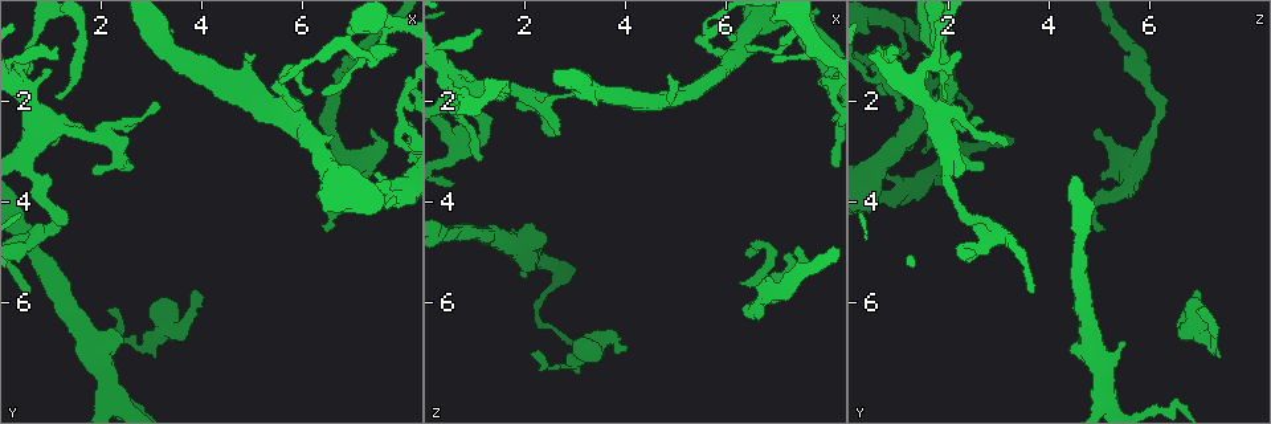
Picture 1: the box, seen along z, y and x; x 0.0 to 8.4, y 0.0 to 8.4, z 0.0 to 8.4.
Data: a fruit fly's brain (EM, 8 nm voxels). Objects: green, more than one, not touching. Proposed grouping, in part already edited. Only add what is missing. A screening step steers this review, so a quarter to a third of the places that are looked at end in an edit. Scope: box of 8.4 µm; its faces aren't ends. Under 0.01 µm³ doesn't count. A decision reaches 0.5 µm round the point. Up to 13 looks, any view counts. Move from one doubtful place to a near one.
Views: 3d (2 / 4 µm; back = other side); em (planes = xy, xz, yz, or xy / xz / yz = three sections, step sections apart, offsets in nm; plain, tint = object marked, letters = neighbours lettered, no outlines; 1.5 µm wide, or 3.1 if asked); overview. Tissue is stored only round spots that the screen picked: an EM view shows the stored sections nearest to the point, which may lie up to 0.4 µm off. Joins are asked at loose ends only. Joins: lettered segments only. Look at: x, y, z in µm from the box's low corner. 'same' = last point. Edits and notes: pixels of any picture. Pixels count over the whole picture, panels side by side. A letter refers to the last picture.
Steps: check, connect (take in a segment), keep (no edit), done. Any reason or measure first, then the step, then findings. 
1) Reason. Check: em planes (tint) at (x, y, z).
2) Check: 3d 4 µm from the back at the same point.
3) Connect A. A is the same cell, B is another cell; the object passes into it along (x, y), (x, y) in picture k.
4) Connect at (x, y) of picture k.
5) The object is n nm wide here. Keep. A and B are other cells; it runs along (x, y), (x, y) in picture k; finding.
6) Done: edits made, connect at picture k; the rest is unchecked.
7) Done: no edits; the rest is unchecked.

Free end. Check: em yz step 4 (tint) at (1.10, 0.95, 0.60).

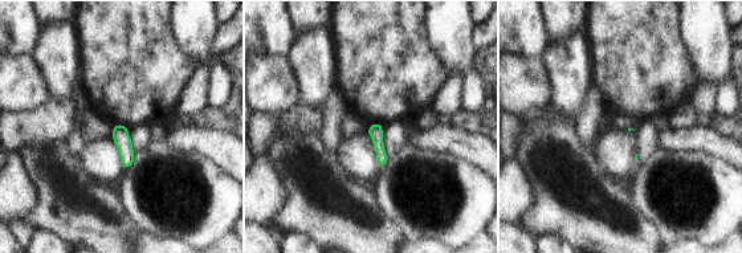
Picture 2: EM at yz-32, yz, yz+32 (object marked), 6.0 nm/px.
Check: em planes (letters) at the same point.

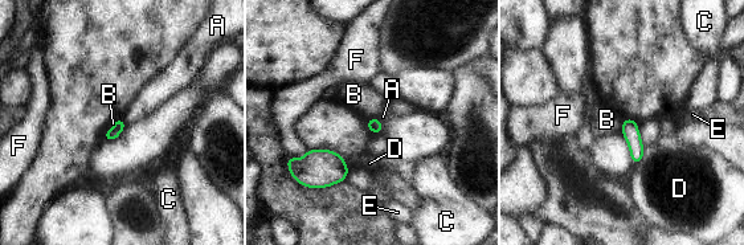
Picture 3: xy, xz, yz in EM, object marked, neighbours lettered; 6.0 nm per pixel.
Keep. A, B, C, D, E and F are other cells; a border runs along (622, 119), (620, 130) in picture 3; no lettered segment goes on from it.

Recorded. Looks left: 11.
An open end. Check: 3d 2 µm at (2.75, 2.45, 2.65).

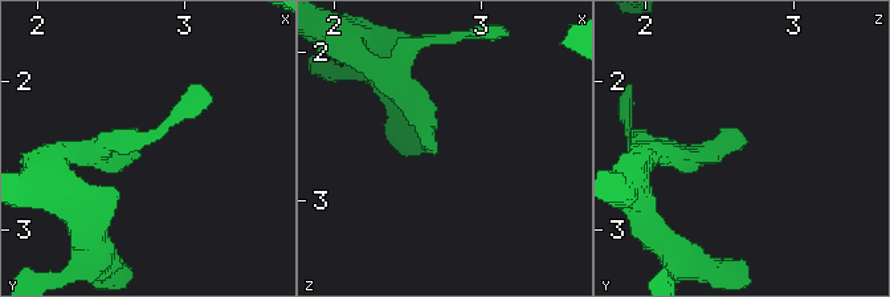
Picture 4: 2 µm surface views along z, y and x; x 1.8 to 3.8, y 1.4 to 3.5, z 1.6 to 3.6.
Check: em planes (letters) at (2.70, 2.44, 2.66).

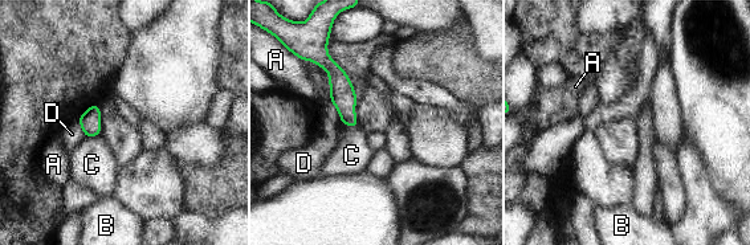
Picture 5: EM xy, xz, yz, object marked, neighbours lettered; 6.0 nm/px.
The object is 120 nm wide here. Keep. A, B, C and D are other cells; it runs along (316, 58), (337, 74), (354, 123) in picture 5; no lettered segment goes on from it.

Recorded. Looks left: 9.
Free end. Check: 3d 2 µm at (6.30, 3.85, 5.60).

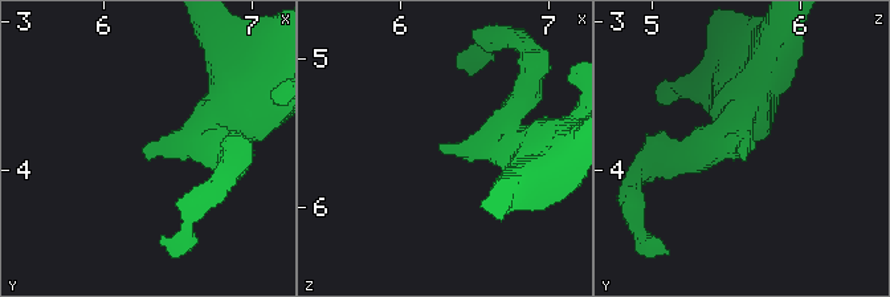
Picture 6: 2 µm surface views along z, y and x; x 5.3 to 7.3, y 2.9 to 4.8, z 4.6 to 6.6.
Check: em xz step 4 (tint) at (6.24, 3.86, 5.58).

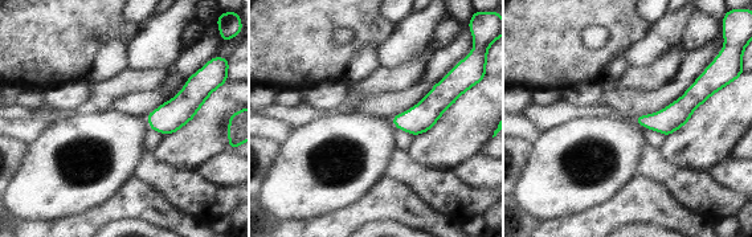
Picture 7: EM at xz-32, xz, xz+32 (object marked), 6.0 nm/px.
Another direction. Check: em planes (letters) at the same point.

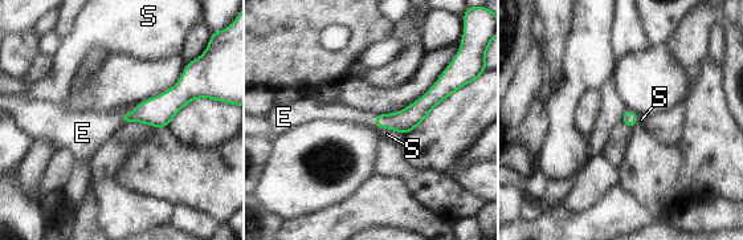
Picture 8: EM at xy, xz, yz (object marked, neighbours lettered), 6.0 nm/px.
Connect E. E is the same cell, S is another cell; the object passes into it along (404, 121), (375, 122), (337, 112) in picture 8; it goes on there.

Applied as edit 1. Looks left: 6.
Redraw. Check: overview.

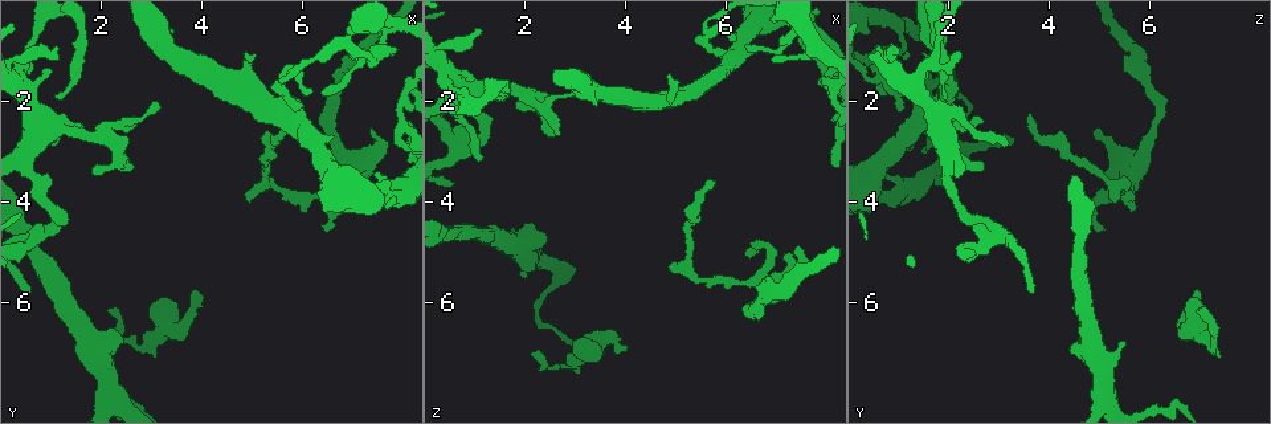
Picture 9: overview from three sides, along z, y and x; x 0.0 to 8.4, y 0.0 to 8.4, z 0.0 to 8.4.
An open end. Check: 3d 2 µm at (1.15, 2.90, 3.15).

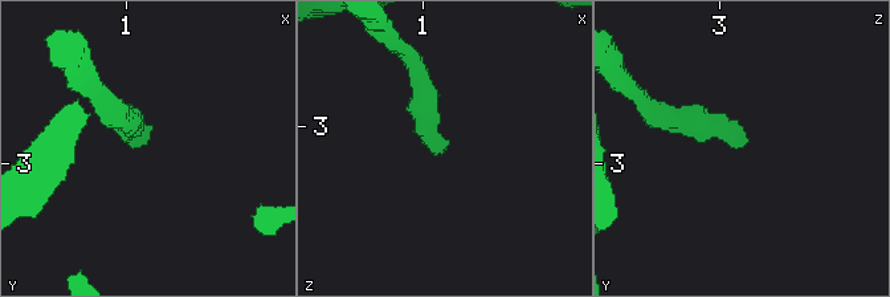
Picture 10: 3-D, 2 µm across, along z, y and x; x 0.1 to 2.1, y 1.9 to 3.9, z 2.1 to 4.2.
Check: em planes (letters) at (1.12, 2.86, 3.20).

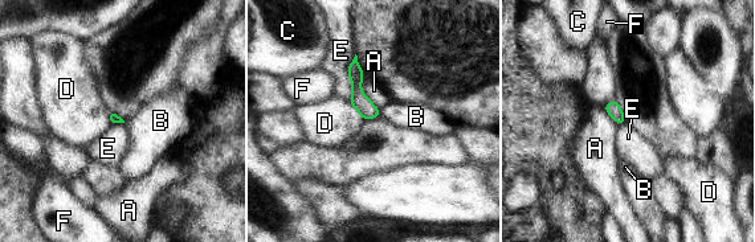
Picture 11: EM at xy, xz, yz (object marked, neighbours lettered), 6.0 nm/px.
Keep. A, B, C, D, E and F are other cells; a border runs along (355, 54), (347, 68), (349, 99) in picture 11; no lettered segment goes on from it.

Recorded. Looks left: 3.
Tapers out. Check: 3d 2 µm at (2.15, 6.20, 6.95).

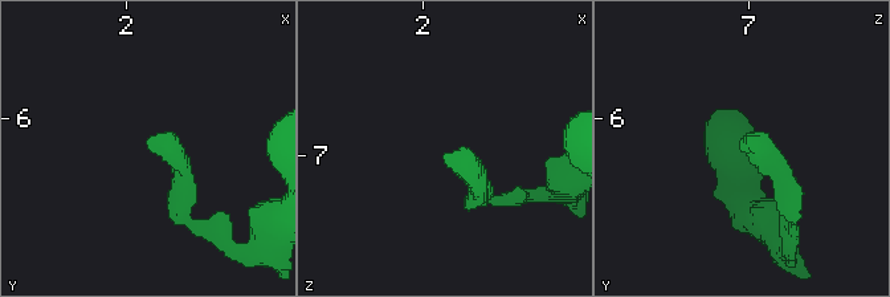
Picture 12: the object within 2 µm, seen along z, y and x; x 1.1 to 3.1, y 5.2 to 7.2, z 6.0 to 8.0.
Check: em planes (plain) at (2.14, 6.18, 6.98).

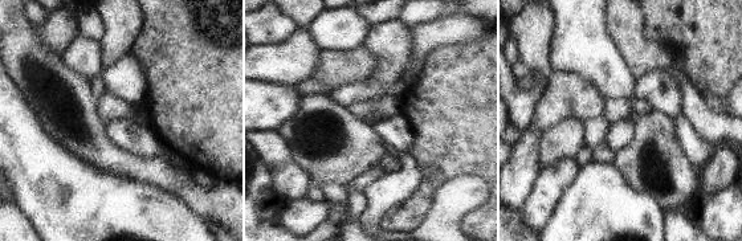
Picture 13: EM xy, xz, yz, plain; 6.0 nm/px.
Check: em planes (letters) at the same point.

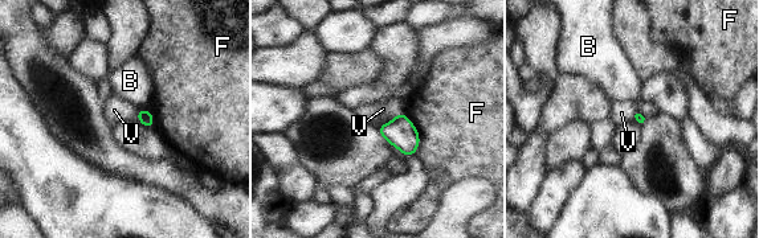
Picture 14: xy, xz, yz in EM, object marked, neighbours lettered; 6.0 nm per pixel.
The longest contact is with F, 280 nm. Keep. B, F and V are other cells; a border runs along (137, 111), (139, 120) in picture 14; none of them fits.

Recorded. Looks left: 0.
Done: edits made, connect at picture 8; the rest is unchecked.

